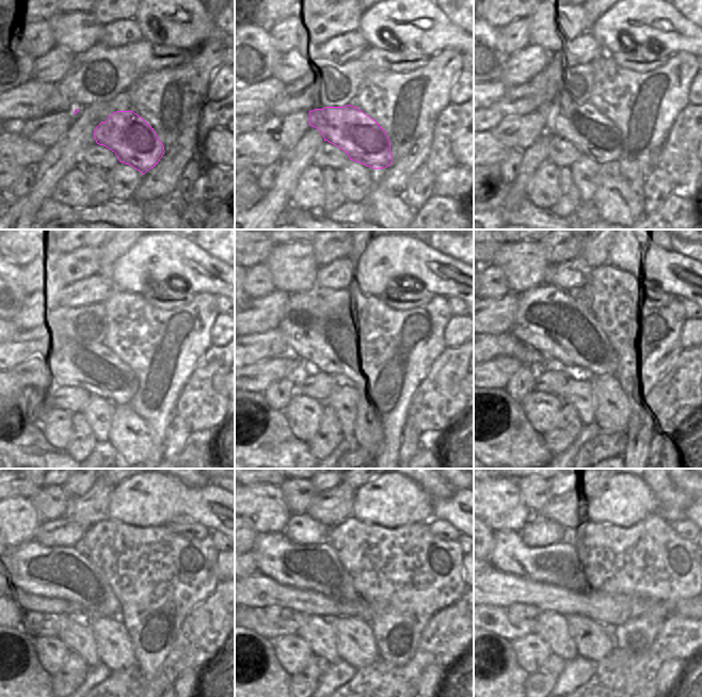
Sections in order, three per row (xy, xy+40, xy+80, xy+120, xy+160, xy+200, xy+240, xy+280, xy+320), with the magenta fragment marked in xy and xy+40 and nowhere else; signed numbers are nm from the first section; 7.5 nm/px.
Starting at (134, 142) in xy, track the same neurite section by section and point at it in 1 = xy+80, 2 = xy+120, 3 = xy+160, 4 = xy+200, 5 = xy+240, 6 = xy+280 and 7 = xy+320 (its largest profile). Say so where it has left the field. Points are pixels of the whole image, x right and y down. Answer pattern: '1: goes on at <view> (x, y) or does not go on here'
1: goes on at xy+80 (596, 137)
2: goes on at xy+120 (108, 376)
3: goes on at xy+160 (319, 333)
4: goes on at xy+200 (547, 321)
5: goes on at xy+240 (67, 570)
6: goes on at xy+280 (318, 568)
7: goes on at xy+320 (561, 565)

